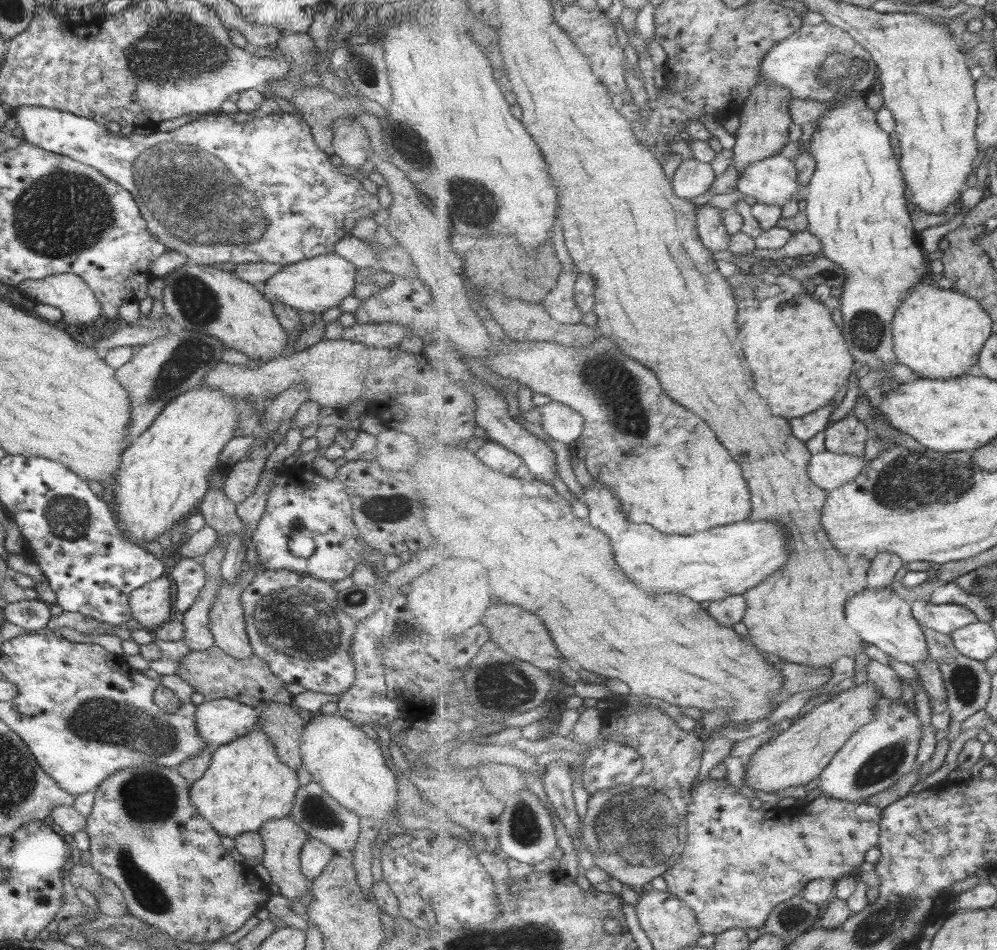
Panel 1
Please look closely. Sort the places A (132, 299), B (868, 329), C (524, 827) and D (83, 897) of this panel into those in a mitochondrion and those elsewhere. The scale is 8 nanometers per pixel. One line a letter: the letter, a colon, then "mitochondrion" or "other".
A: other
B: mitochondrion
C: mitochondrion
D: other

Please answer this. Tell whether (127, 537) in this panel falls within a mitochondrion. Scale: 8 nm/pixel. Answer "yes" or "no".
no

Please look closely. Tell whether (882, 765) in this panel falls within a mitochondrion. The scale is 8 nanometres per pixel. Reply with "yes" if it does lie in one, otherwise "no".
yes

